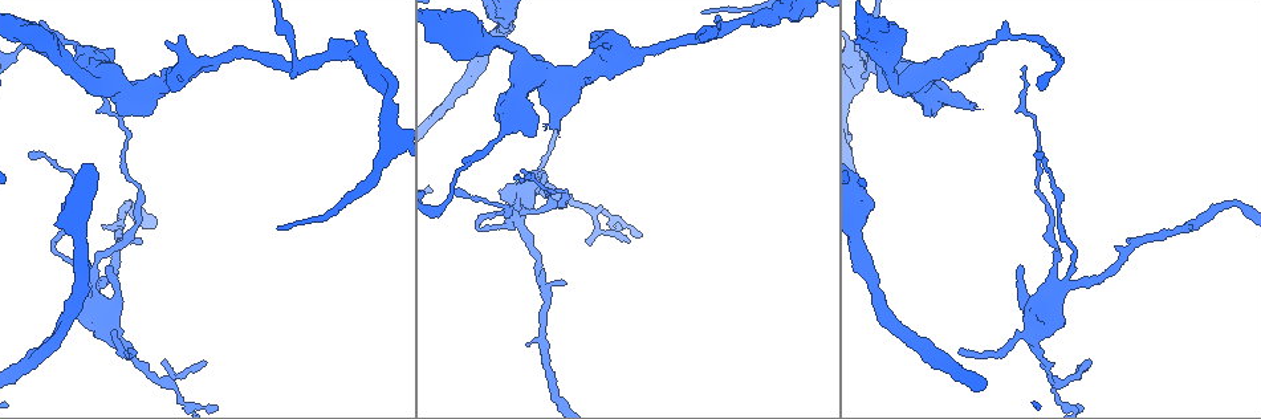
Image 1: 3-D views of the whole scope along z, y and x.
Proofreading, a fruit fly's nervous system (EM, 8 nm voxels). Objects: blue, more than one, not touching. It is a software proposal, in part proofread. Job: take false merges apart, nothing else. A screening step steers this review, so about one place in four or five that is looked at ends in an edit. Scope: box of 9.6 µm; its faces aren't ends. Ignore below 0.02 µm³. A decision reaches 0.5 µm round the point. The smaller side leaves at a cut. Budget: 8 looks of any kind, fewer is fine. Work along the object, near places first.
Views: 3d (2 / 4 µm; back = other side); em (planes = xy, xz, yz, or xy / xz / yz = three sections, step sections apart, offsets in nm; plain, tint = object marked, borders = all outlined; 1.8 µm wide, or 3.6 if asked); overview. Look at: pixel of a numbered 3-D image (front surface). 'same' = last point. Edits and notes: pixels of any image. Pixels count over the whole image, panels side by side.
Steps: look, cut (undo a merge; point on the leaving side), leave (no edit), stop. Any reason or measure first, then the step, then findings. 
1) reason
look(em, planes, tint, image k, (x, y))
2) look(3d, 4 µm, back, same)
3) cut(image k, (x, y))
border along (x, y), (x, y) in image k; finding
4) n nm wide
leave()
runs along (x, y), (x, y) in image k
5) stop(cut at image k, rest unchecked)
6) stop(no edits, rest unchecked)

branch point
look(3d, 4 µm, image 1, (606, 64))

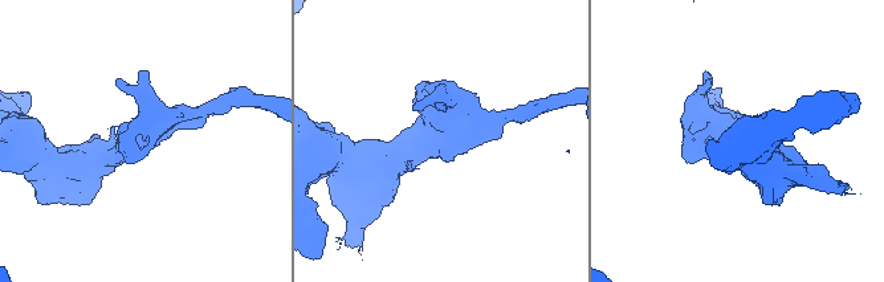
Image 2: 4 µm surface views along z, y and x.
look(em, planes, tint, image 2, (440, 140))

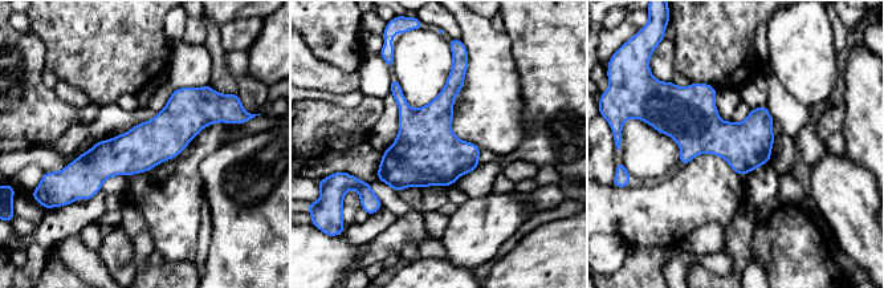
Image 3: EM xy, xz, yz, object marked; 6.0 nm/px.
leave()
runs along (215, 118), (183, 118), (68, 177) in image 3; continuous, no second neuron

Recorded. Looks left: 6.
three-way junction
look(em, planes, plain, image 1, (297, 66))

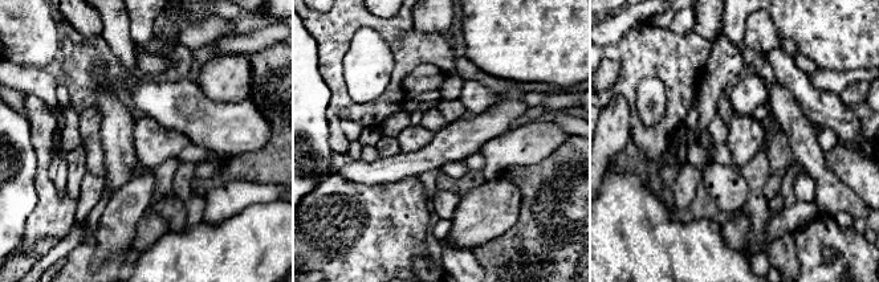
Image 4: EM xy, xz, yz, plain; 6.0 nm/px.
where the object lies
look(em, planes, tint, same)

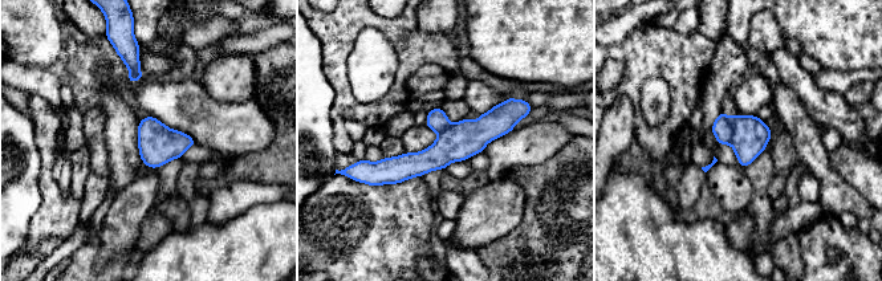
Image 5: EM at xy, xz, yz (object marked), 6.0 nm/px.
cut(image 5, (722, 126))
border along (730, 118), (731, 143) in image 5; a second neuron is stuck on

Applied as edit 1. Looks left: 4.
a fork
look(3d, 2 µm, image 1, (957, 61))

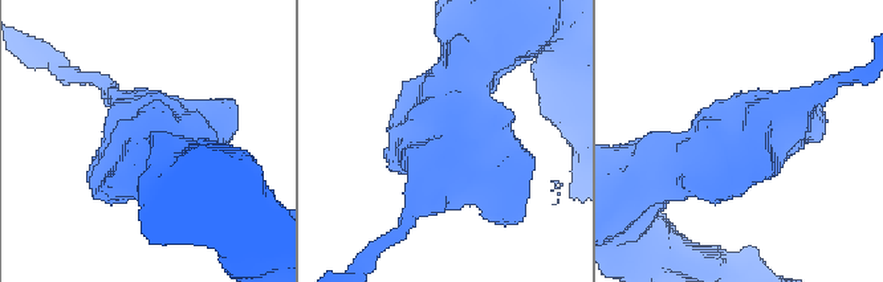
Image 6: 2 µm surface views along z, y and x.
shape alone is not enough
look(em, 3.6 µm, planes, tint, image 6, (746, 139))

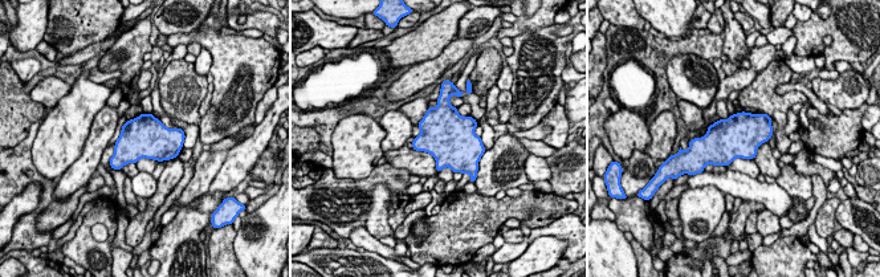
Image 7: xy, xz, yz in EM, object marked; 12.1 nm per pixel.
leave()
continuous, no second neuron

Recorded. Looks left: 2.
stop(cut at image 5, rest unchecked)

